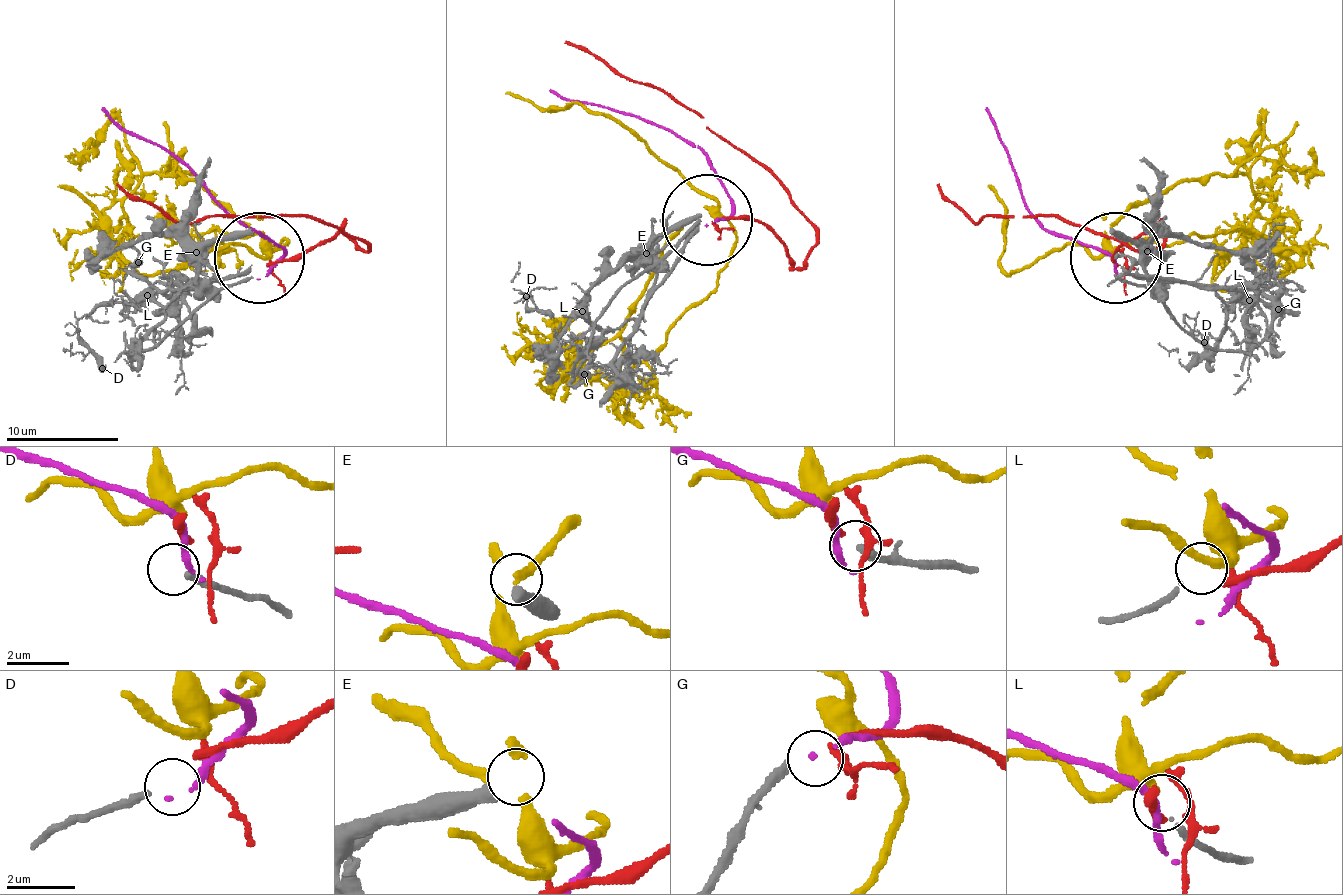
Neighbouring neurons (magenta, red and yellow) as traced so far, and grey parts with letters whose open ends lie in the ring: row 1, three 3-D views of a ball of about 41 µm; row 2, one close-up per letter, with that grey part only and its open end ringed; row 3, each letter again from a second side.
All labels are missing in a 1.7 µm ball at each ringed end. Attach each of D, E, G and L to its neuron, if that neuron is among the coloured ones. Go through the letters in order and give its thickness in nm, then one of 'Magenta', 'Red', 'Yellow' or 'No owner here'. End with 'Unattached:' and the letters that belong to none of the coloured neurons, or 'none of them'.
D: Thickness 220 nm. No owner here
E: Thickness 380 nm. No owner here
G: Thickness 280 nm. Red
L: Thickness 180 nm. Yellow
Unattached: D, E

